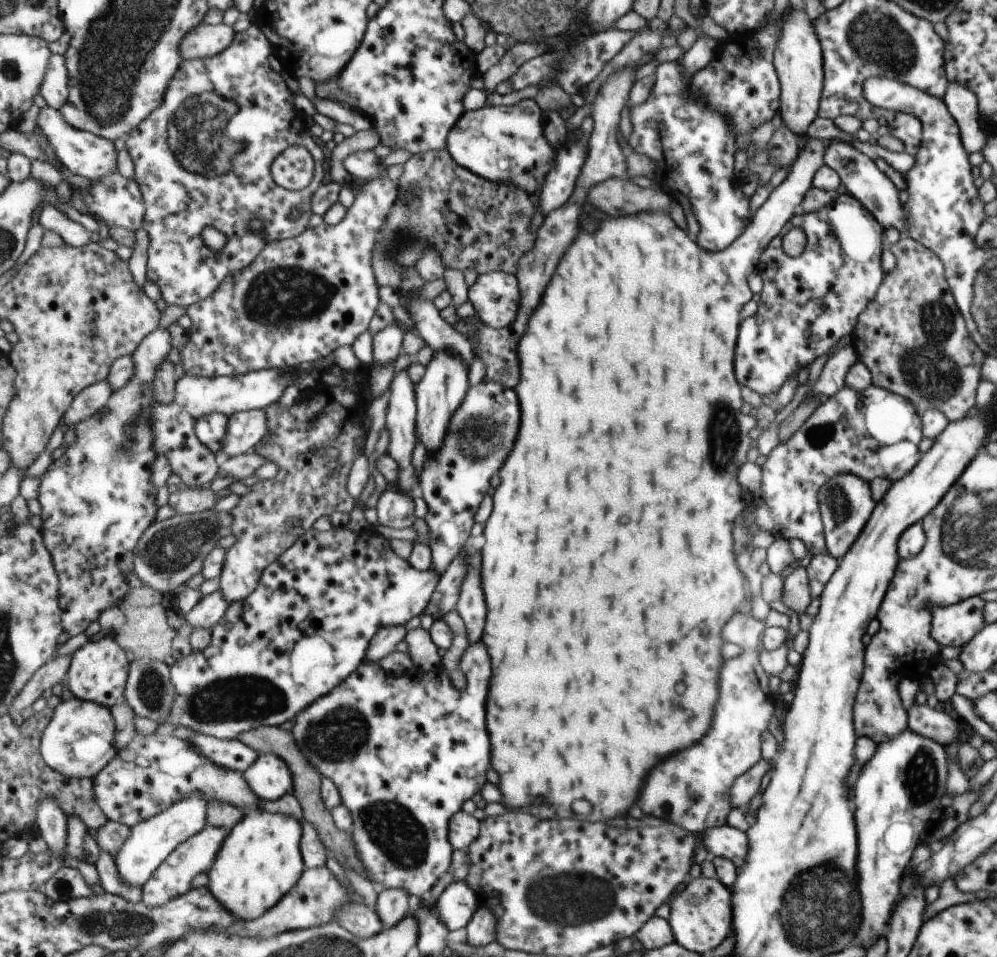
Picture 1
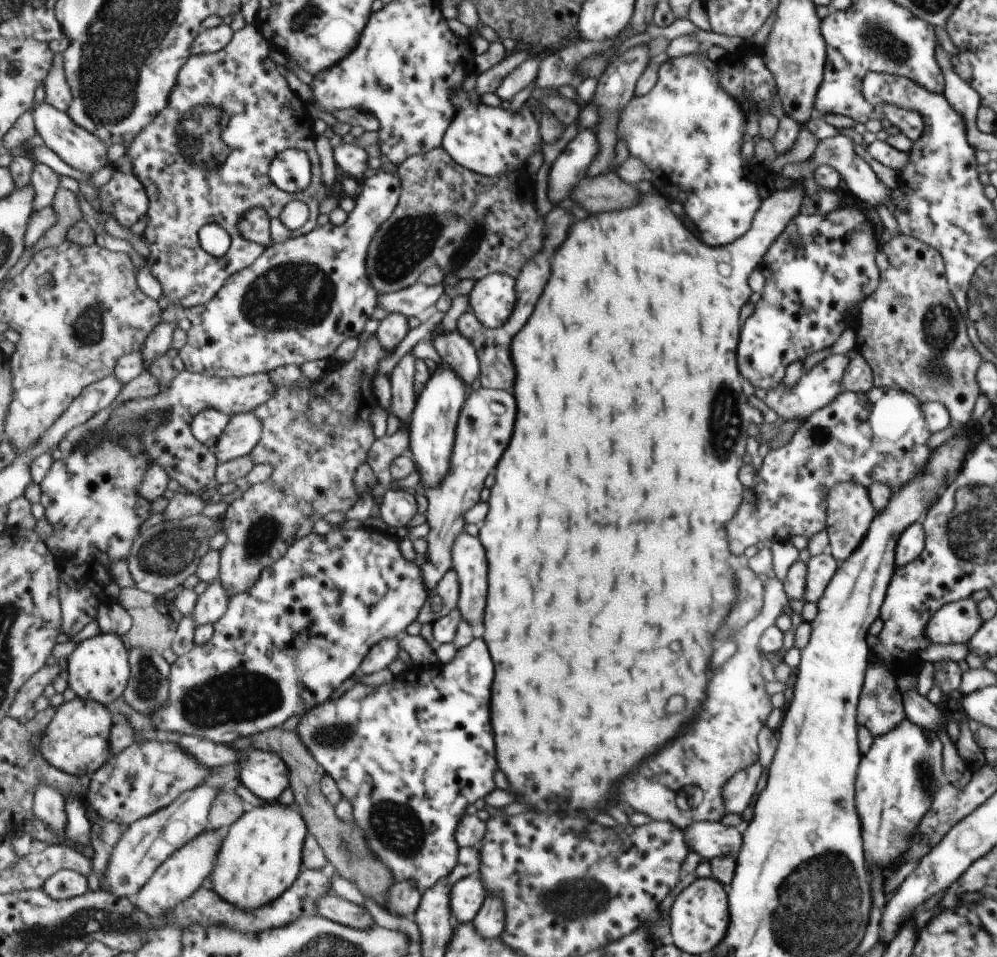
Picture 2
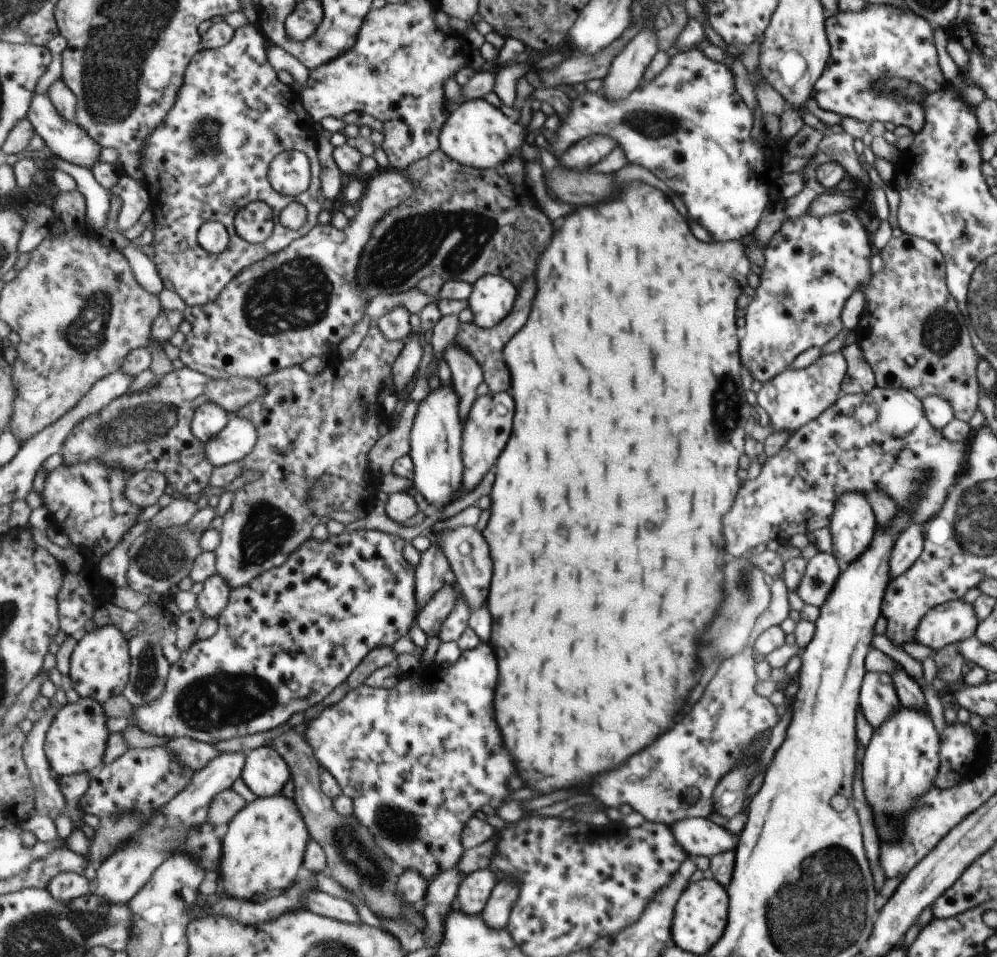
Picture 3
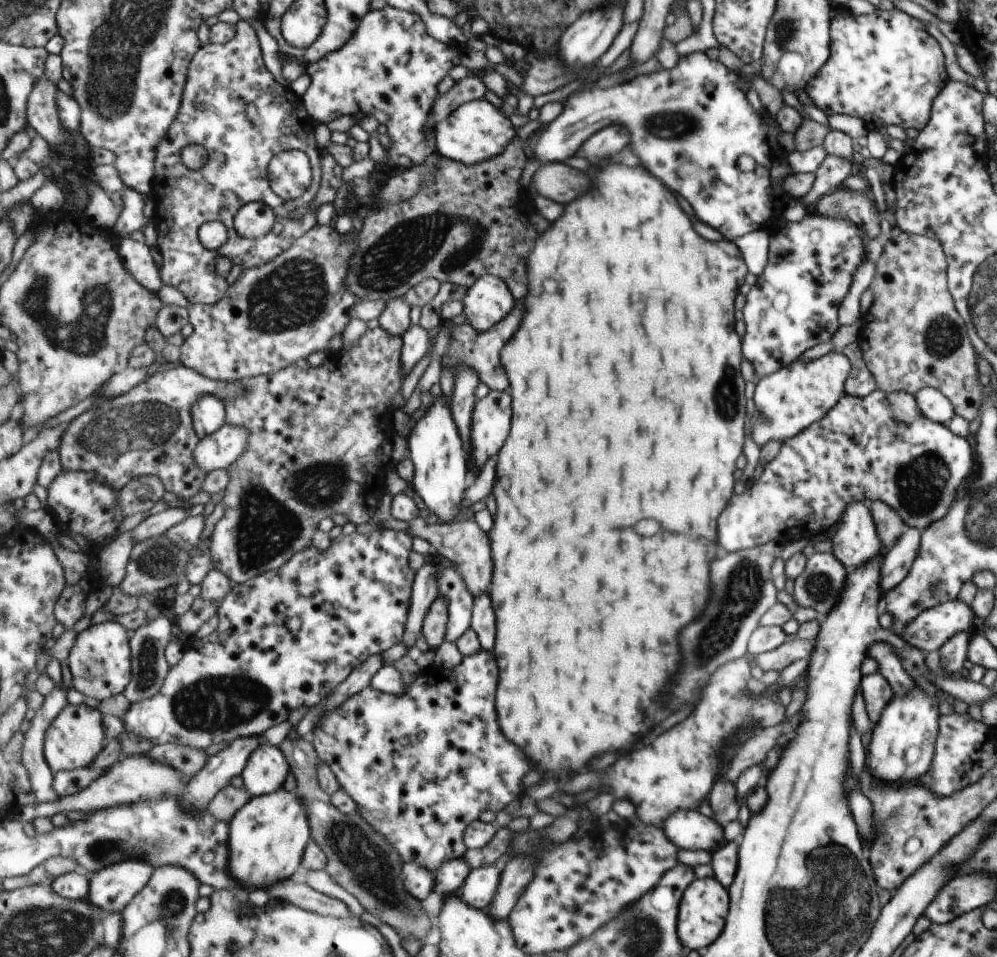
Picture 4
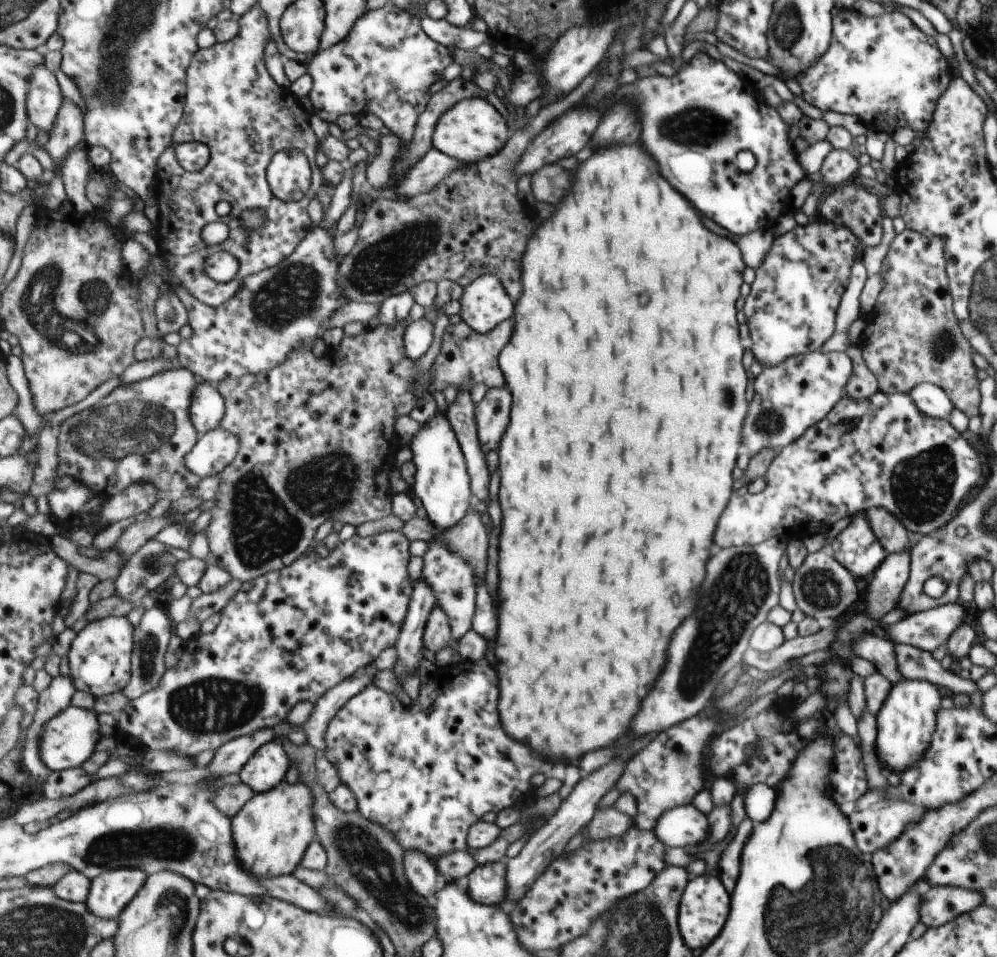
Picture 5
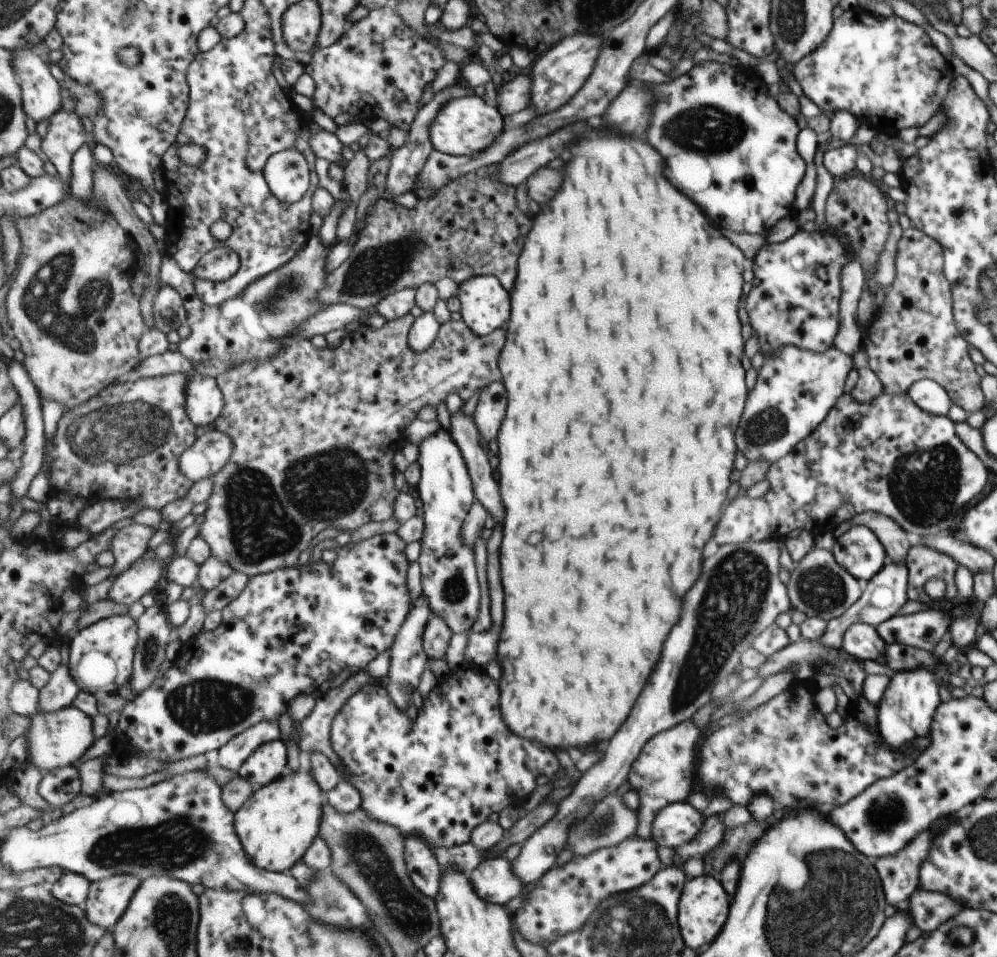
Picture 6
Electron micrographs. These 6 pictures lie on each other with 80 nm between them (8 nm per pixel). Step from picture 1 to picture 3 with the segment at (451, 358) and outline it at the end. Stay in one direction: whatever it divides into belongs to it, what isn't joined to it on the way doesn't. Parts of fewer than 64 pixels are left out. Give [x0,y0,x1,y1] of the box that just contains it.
[410,382,464,508]

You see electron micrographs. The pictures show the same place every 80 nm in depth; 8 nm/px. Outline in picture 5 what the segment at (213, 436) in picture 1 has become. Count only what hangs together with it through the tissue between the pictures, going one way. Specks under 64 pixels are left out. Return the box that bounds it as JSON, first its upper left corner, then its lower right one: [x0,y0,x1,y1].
[191,377,226,434]

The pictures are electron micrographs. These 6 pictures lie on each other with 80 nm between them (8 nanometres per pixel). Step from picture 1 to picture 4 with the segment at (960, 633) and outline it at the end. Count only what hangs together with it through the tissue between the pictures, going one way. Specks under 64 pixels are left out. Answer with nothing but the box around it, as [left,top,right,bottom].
[900,601,973,654]

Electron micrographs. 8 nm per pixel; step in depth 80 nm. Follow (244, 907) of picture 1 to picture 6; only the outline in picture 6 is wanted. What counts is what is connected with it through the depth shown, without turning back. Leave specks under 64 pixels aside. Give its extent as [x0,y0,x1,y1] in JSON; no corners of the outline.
[236,771,326,872]

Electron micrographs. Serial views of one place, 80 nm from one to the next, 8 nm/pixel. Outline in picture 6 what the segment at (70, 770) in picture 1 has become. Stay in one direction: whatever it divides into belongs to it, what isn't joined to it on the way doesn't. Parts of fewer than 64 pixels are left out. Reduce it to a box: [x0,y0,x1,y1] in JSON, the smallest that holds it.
[25,706,97,773]

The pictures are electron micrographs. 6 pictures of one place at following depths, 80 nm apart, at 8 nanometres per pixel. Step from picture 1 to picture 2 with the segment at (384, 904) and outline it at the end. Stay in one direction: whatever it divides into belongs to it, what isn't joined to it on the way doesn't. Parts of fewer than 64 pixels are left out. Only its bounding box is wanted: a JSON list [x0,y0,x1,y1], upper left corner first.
[386,879,423,918]

